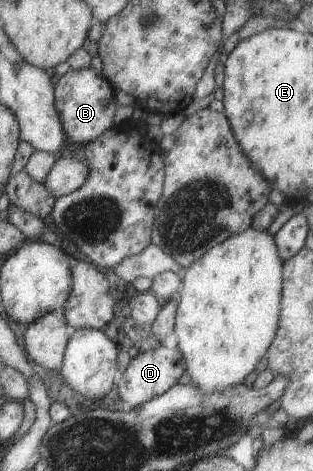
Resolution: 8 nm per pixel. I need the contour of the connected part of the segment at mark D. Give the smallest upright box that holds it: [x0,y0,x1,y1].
[115,346,184,407]

